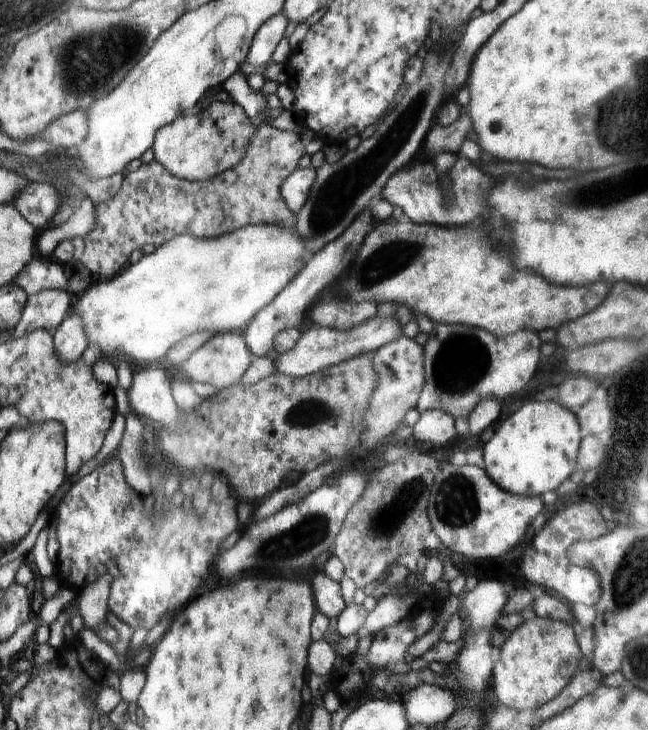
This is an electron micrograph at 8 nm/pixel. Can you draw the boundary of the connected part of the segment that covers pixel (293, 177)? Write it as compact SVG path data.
M314 167L297 168L282 184L281 194L289 210L297 216L308 198L312 182L316 178Z

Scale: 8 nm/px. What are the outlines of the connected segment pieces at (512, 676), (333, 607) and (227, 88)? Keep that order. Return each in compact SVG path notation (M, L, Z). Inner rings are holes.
M535 616L535 618L524 621L521 626L518 626L500 649L500 660L493 664L491 687L500 703L518 713L525 710L537 710L540 706L547 704L580 672L578 665L582 656L573 632L573 626L564 622Z
M324 572L316 575L311 589L317 611L328 619L338 617L345 610L347 605L342 597L340 583L329 578Z
M241 71L230 76L223 85L223 90L228 93L235 103L241 106L249 118L253 118L268 102L260 91L253 91L246 75Z

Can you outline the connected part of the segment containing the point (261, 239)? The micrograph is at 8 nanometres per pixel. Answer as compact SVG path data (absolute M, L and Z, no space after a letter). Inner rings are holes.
M249 225L241 230L236 230L226 236L220 236L220 238L200 238L191 235L179 235L172 238L167 245L156 247L156 251L152 254L144 255L136 264L131 264L128 268L125 268L124 272L119 275L115 275L112 278L107 278L106 282L100 282L96 286L92 286L85 290L82 294L78 295L78 302L72 306L71 311L76 314L82 325L85 324L85 334L90 338L90 344L96 344L100 350L102 350L103 358L110 359L117 355L120 356L120 348L124 352L123 357L130 358L140 364L152 364L154 360L164 360L169 352L169 349L181 342L184 338L195 334L196 332L203 332L211 330L212 332L227 332L238 331L244 332L247 325L252 321L252 318L265 308L275 297L283 290L293 279L294 276L302 268L303 264L306 264L306 259L310 256L310 252L306 250L306 242L302 241L292 230L292 228L276 227L275 225Z

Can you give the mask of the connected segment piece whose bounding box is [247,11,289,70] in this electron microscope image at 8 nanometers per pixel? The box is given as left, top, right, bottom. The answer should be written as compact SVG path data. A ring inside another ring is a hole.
M281 11L268 18L254 36L249 49L247 62L259 70L272 59L272 54L282 38L285 38L286 27L289 24L287 15Z

